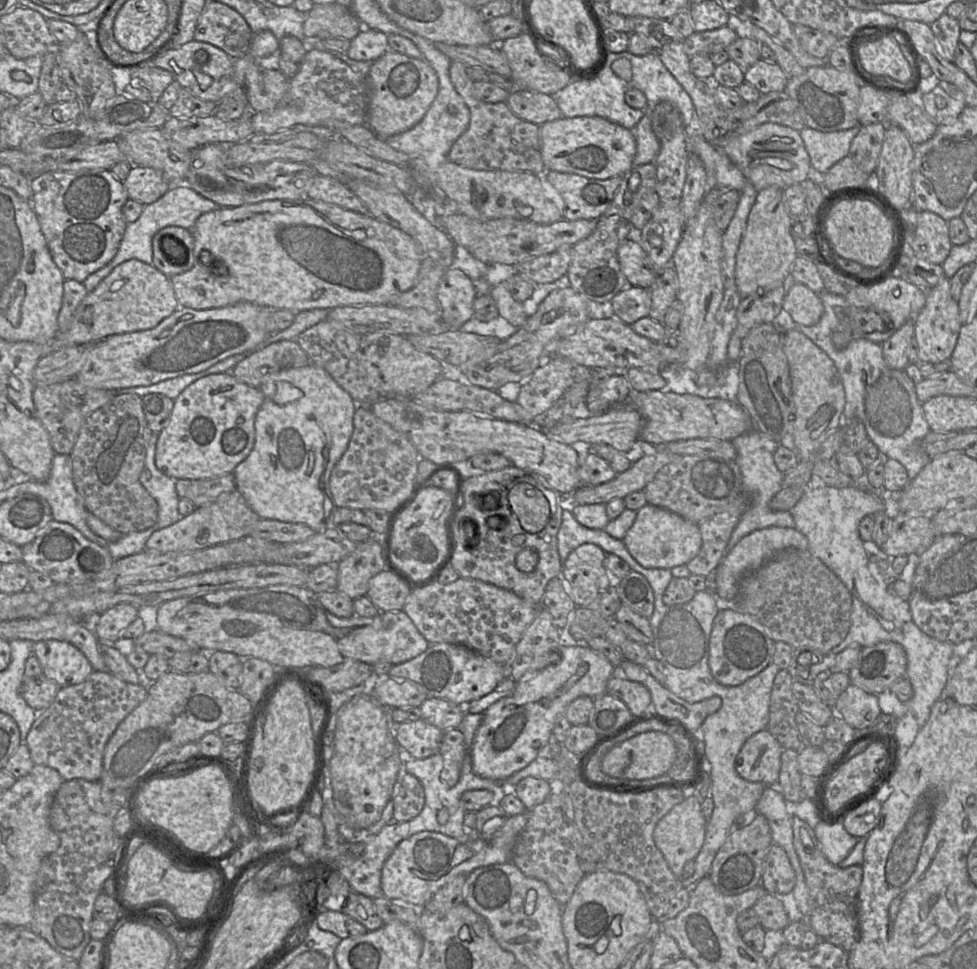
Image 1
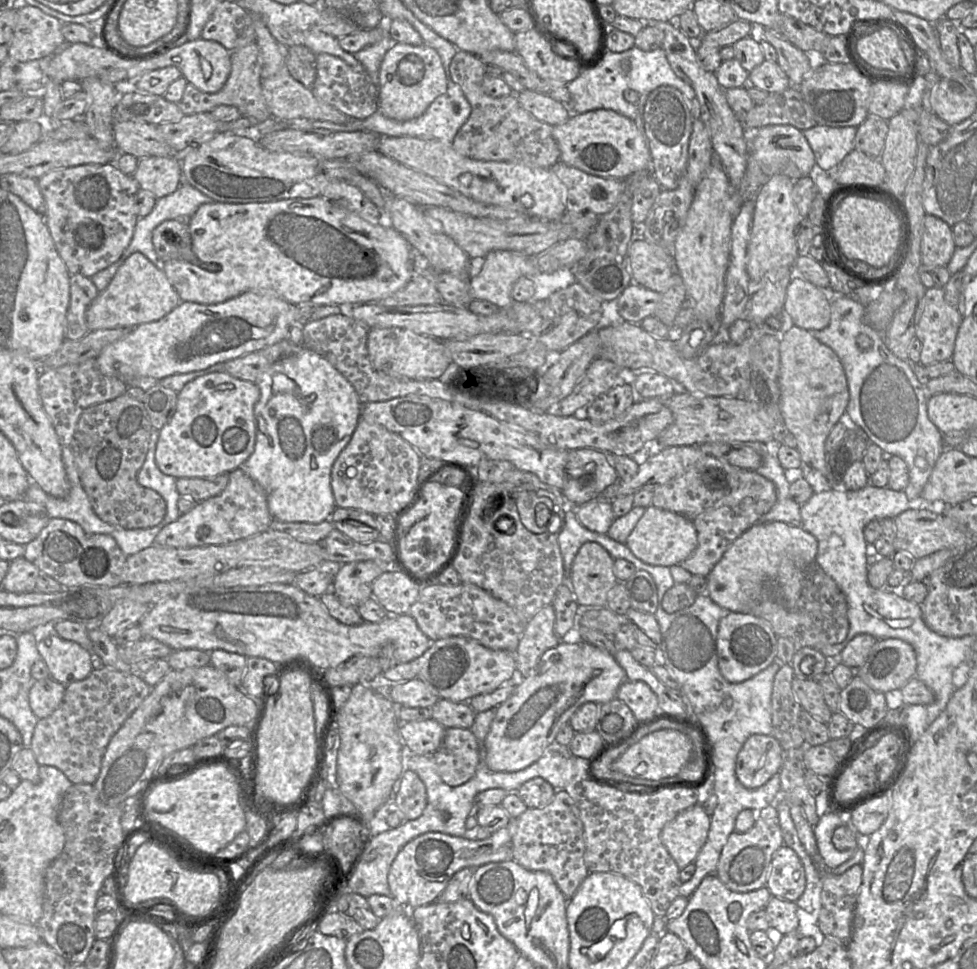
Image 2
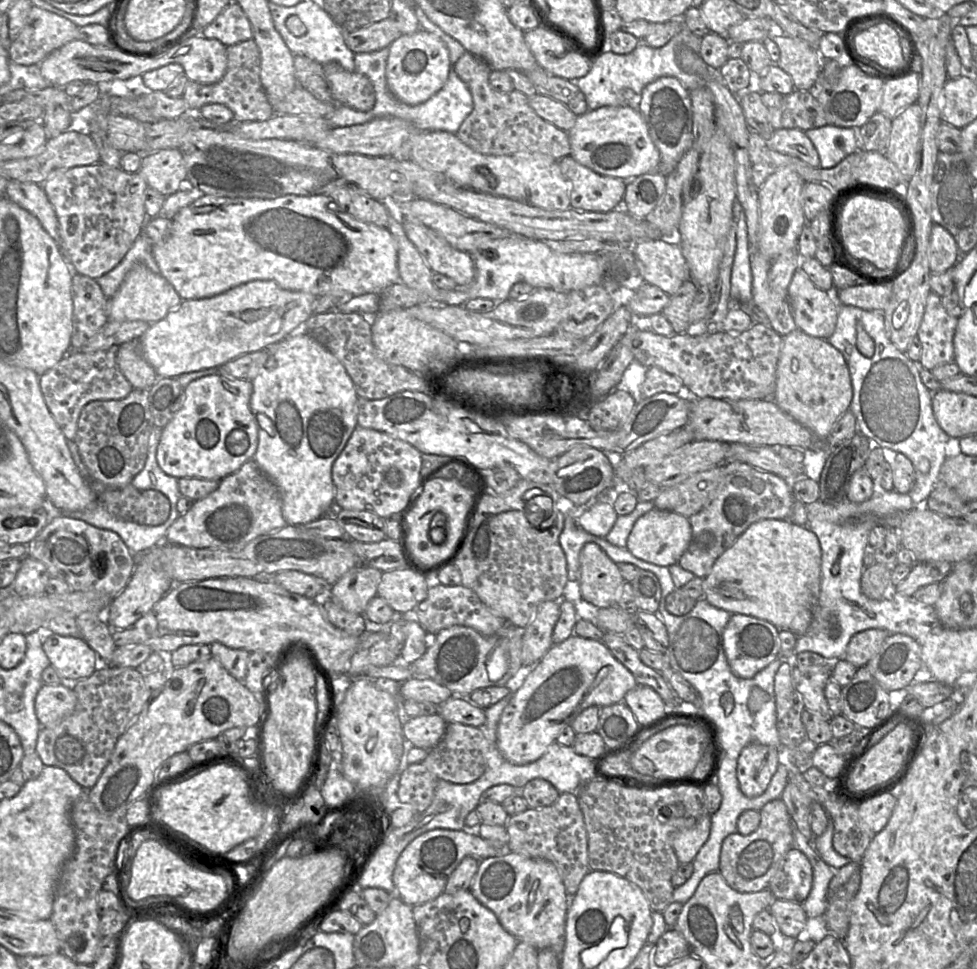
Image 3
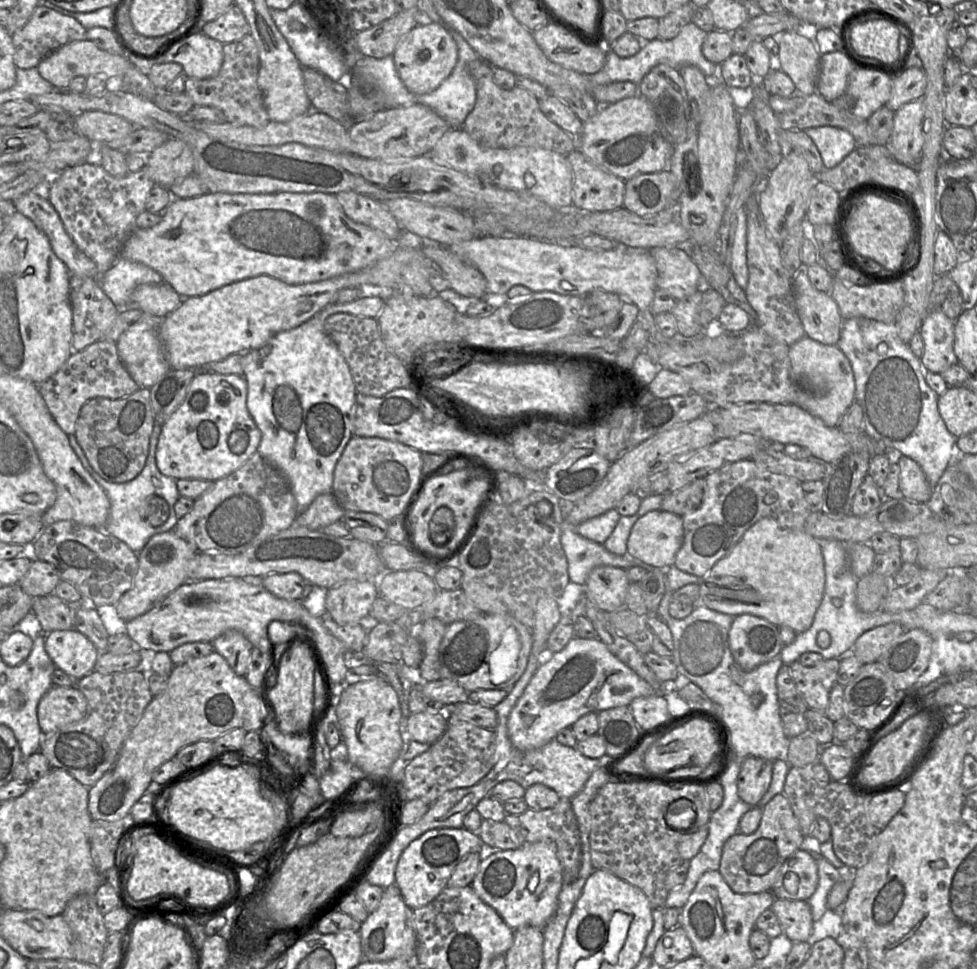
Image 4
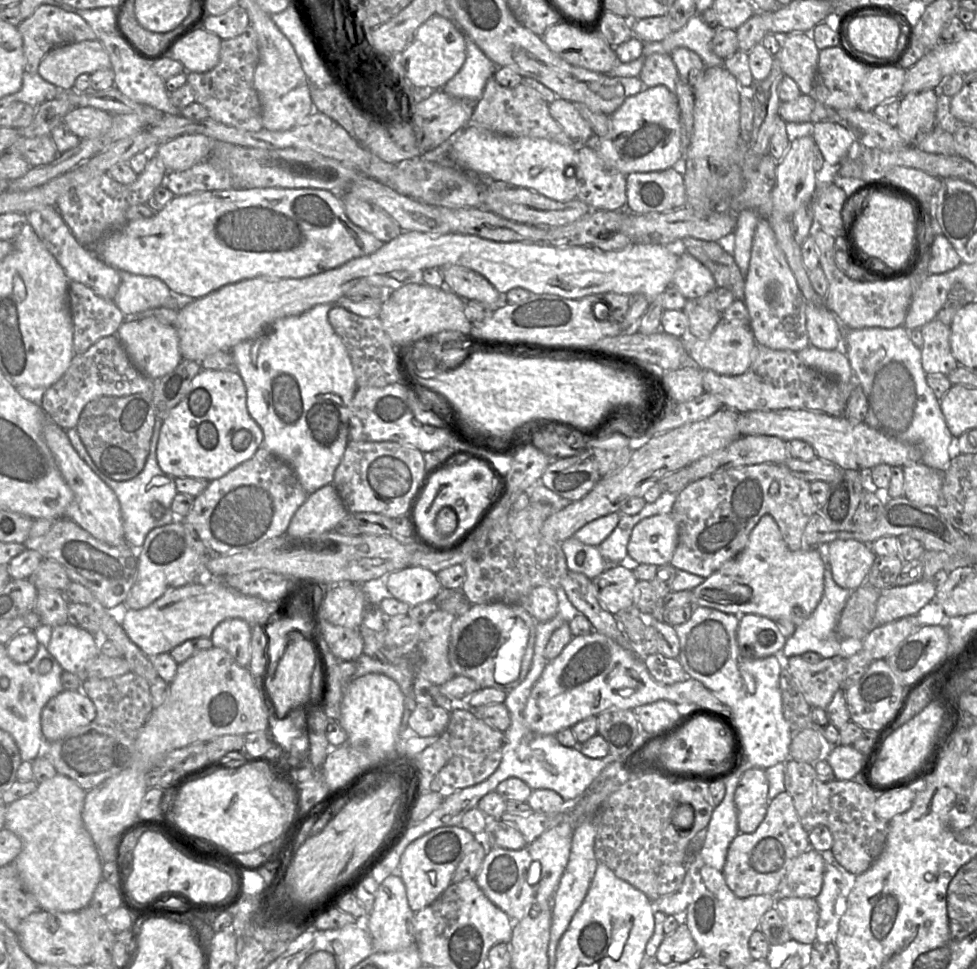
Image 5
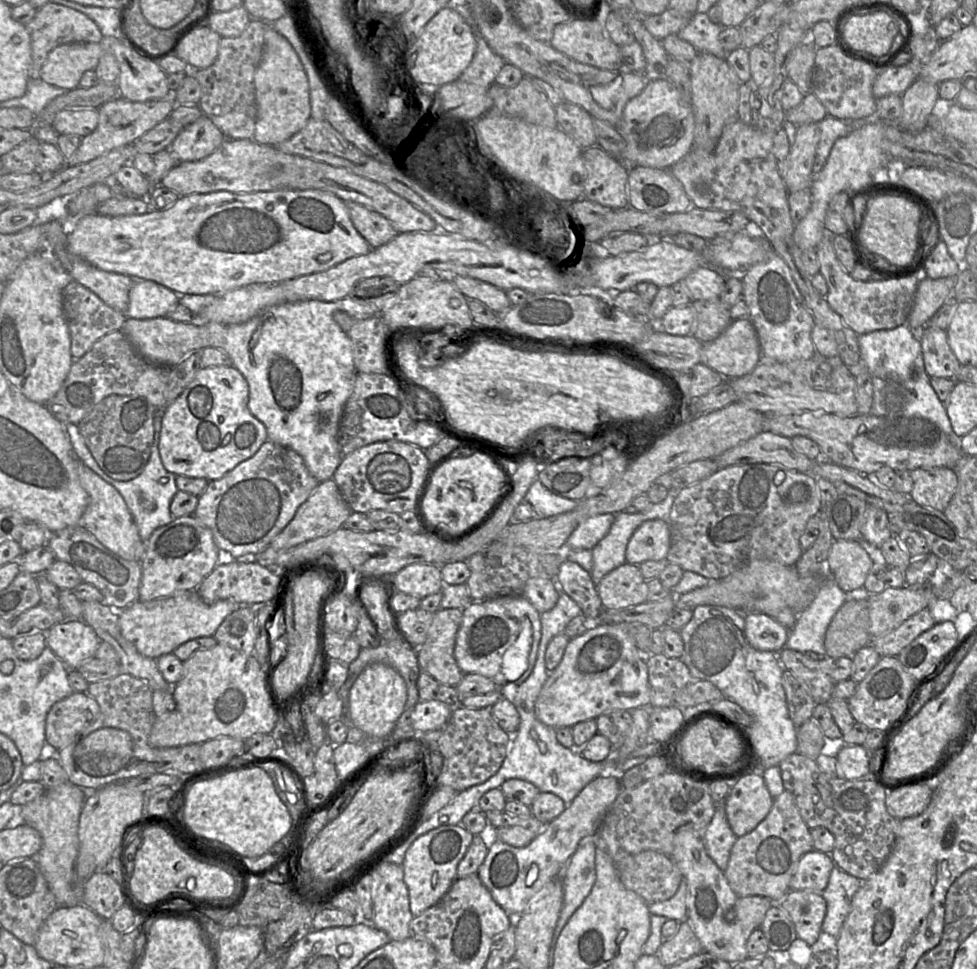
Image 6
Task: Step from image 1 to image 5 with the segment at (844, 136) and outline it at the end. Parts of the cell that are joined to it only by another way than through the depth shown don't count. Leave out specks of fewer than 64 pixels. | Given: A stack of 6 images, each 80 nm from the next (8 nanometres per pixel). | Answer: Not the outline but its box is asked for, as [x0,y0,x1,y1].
[812,122,854,168]

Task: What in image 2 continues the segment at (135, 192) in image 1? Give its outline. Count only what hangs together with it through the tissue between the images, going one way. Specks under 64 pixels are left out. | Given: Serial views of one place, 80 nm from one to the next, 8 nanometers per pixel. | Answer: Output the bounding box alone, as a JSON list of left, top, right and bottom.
[132,157,184,199]

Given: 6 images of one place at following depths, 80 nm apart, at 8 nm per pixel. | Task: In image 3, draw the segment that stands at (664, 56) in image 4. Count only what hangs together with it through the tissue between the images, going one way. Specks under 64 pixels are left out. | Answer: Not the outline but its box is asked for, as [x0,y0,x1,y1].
[575,27,704,110]

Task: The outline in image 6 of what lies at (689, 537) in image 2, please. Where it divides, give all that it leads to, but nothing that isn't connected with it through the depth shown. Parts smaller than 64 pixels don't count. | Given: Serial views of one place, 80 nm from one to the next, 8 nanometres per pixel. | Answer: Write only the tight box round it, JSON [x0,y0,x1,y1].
[626,519,669,566]

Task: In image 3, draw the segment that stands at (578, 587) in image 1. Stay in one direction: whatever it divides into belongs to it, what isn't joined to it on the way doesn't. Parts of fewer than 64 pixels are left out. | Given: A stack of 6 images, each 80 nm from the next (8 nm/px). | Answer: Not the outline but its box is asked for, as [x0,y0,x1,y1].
[579,542,626,608]

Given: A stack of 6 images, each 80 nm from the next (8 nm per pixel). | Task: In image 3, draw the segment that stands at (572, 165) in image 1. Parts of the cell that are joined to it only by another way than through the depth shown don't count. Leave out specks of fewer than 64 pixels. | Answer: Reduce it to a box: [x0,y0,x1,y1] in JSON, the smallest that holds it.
[567,106,660,179]

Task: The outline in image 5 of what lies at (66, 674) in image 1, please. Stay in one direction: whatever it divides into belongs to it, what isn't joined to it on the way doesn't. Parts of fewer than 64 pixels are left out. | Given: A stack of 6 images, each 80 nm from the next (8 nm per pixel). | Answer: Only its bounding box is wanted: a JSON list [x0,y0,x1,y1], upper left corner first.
[46,623,99,675]

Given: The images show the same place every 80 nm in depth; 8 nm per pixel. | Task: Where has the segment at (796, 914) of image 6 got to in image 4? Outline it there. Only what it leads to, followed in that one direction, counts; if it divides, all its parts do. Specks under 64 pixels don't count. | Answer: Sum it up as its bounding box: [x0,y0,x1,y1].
[771,899,813,943]

